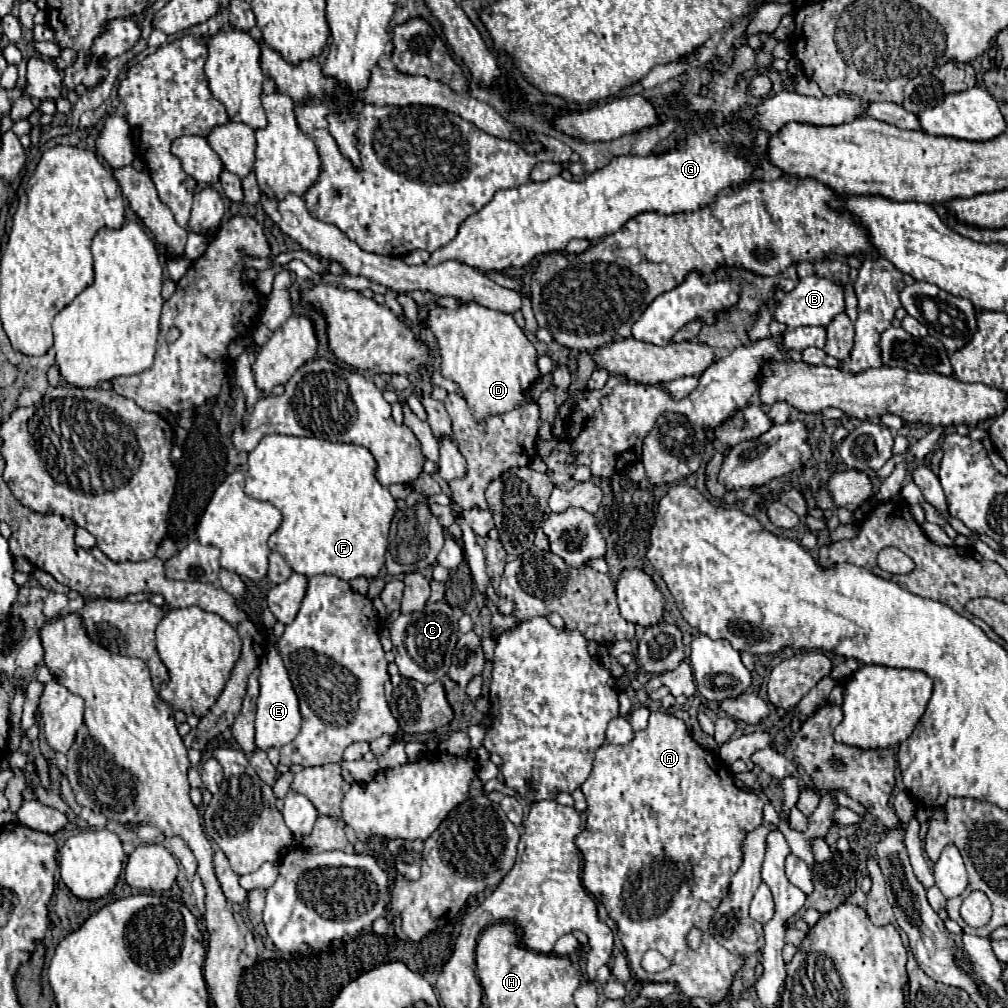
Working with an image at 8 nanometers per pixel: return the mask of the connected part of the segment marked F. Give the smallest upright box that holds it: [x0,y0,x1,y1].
[245,434,397,582]

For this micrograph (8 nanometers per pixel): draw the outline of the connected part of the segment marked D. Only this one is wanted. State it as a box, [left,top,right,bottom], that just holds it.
[429,302,541,422]

